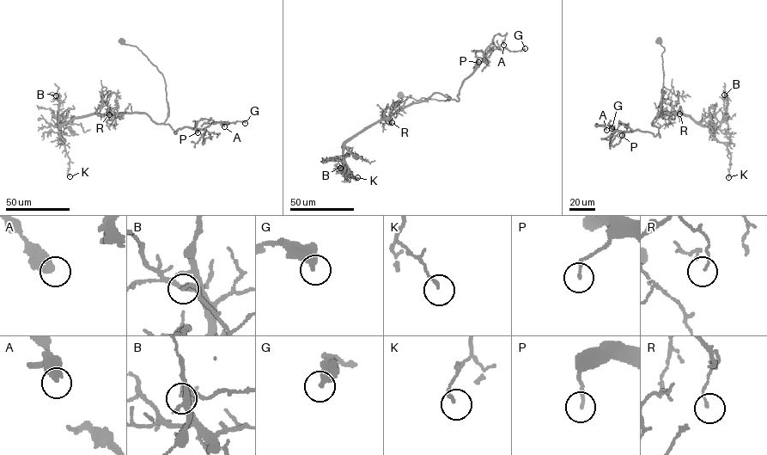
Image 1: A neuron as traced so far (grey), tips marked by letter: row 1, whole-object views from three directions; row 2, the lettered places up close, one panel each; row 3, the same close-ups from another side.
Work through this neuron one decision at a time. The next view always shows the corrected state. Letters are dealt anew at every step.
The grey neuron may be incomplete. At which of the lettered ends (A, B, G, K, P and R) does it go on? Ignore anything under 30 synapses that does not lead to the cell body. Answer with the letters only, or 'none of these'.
none of these

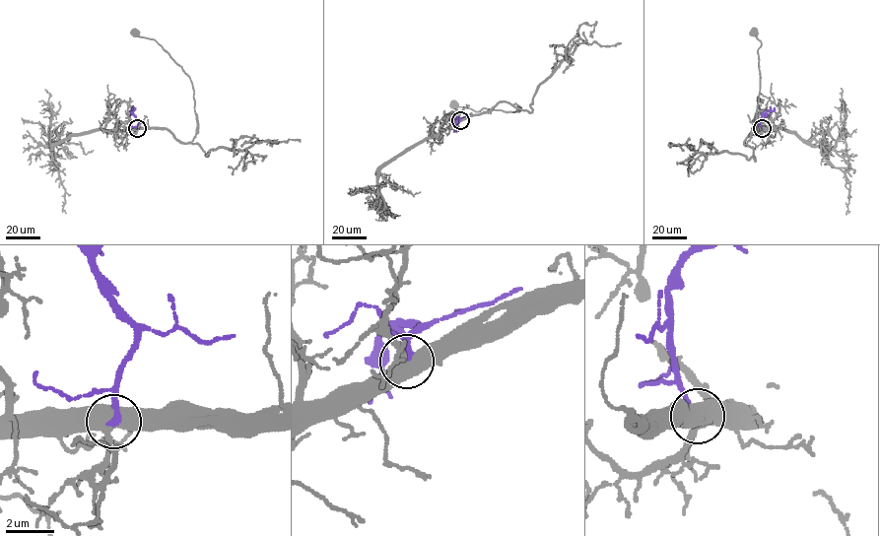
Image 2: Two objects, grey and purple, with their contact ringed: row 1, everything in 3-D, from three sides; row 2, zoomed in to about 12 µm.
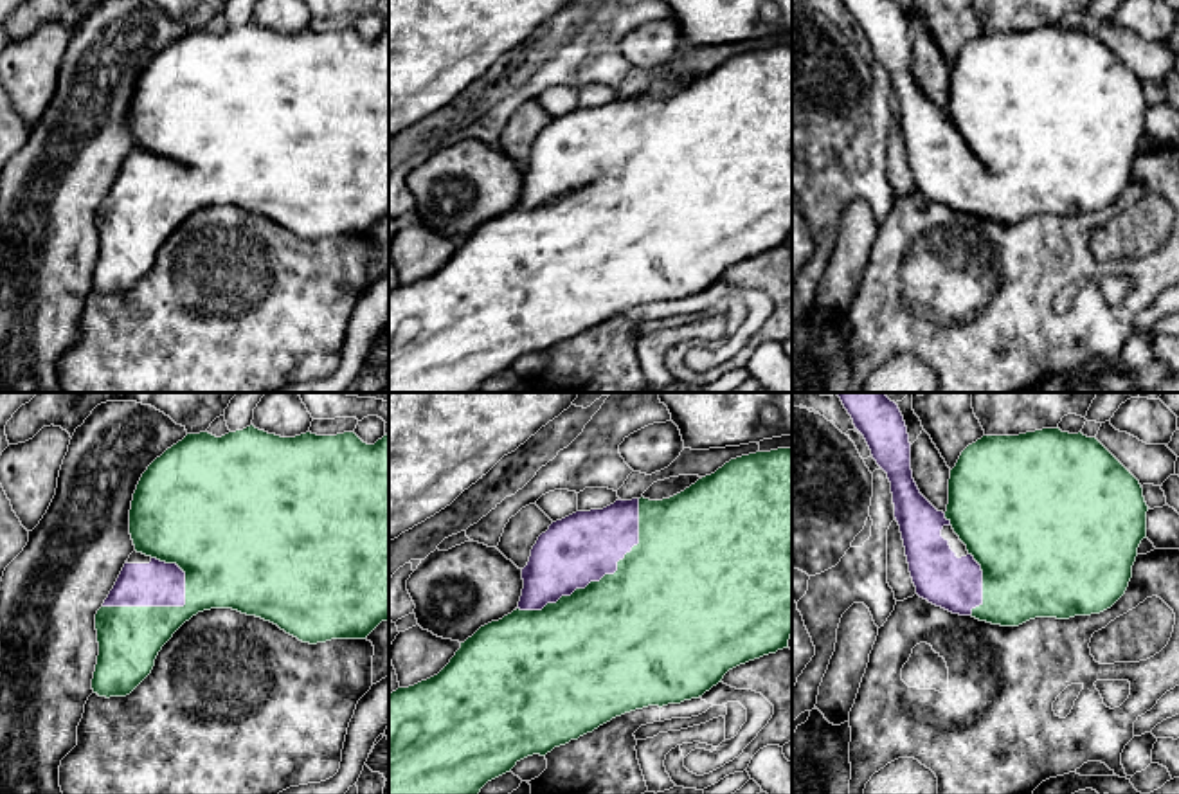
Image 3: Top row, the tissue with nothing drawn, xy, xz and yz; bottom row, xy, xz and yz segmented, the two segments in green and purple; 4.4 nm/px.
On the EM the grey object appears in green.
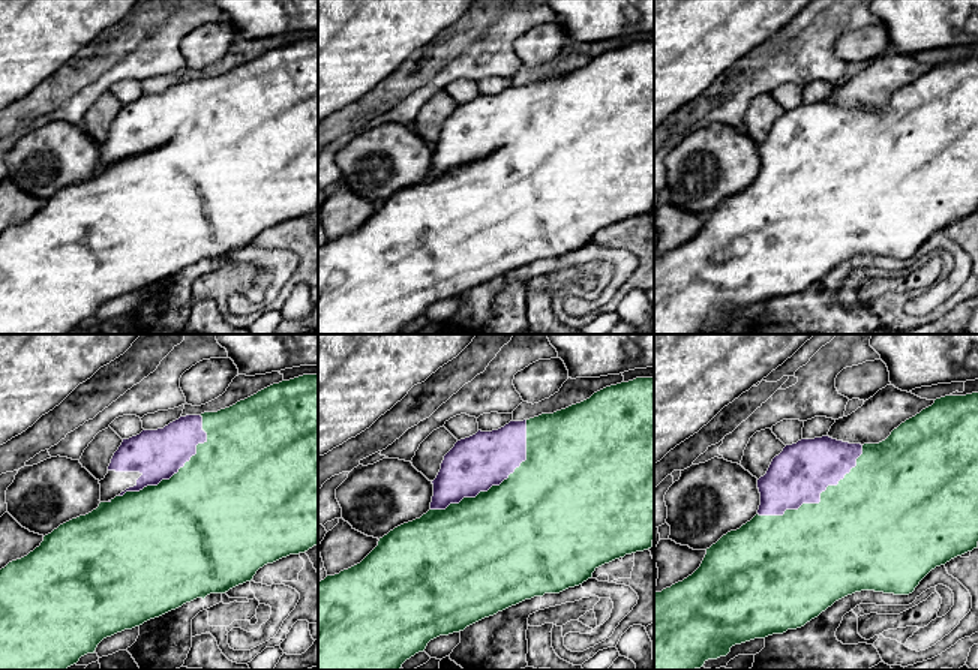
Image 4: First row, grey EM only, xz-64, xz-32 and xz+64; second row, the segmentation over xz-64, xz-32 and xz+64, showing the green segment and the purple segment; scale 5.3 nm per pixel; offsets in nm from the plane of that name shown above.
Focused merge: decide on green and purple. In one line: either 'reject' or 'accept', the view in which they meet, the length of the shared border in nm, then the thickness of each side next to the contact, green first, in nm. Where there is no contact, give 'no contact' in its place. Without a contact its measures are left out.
accept; meets green in xz; contact 750 nm long; 500 nm thick on the green side, 320 nm on the other

